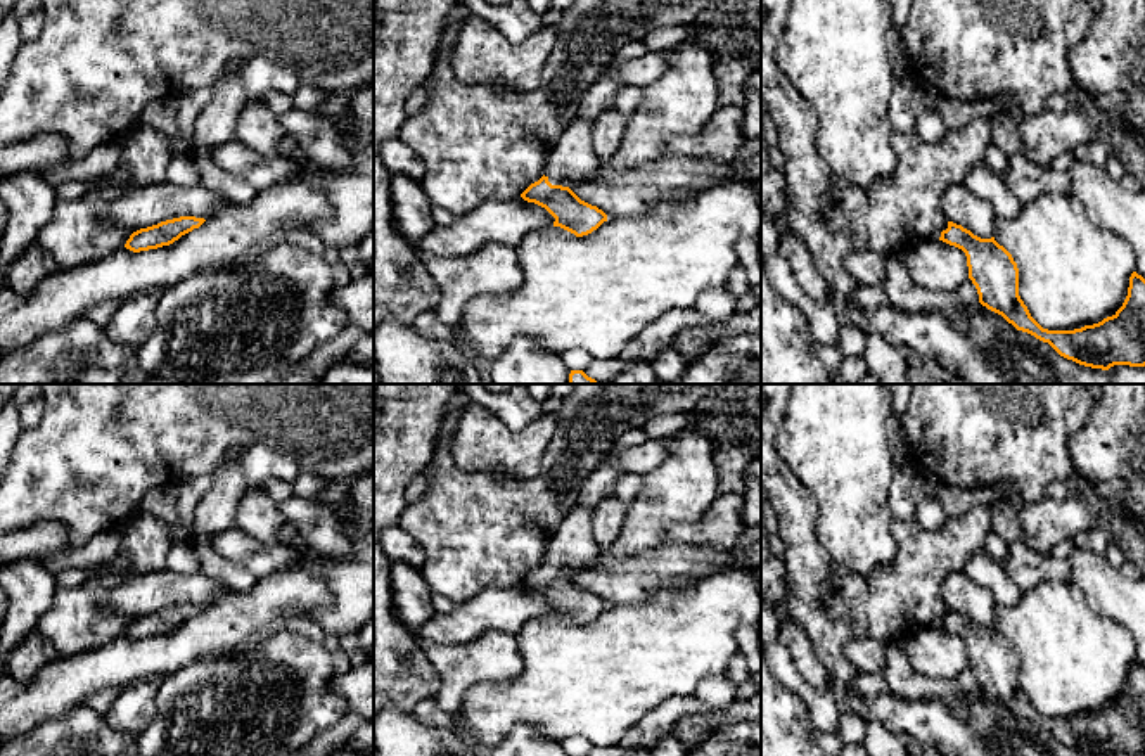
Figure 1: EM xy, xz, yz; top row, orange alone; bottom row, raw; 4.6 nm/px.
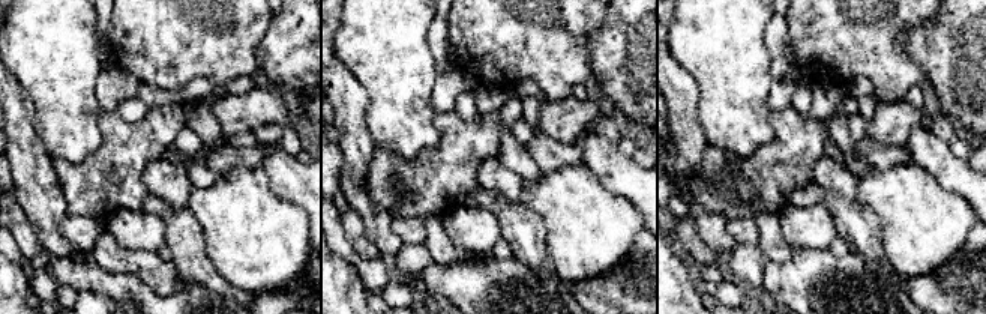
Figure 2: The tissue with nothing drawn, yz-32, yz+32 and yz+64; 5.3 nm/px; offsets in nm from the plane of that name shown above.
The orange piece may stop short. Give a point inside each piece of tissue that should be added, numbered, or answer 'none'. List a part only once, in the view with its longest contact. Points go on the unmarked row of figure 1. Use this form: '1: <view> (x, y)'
1: xz (573, 542)

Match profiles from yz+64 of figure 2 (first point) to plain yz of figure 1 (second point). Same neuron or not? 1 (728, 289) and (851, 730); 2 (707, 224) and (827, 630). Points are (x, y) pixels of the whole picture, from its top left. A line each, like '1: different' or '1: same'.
1: same
2: same

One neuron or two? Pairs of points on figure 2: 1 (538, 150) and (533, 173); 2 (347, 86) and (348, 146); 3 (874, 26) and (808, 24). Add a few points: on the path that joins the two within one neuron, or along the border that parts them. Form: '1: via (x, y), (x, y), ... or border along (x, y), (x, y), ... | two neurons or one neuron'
1: border along (524, 147), (544, 173) | two neurons
2: via (348, 101), (348, 131) | one neuron
3: via (857, 26), (824, 24) | one neuron

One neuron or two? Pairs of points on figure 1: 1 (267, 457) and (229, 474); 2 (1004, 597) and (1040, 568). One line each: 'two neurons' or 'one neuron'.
1: two neurons
2: two neurons

